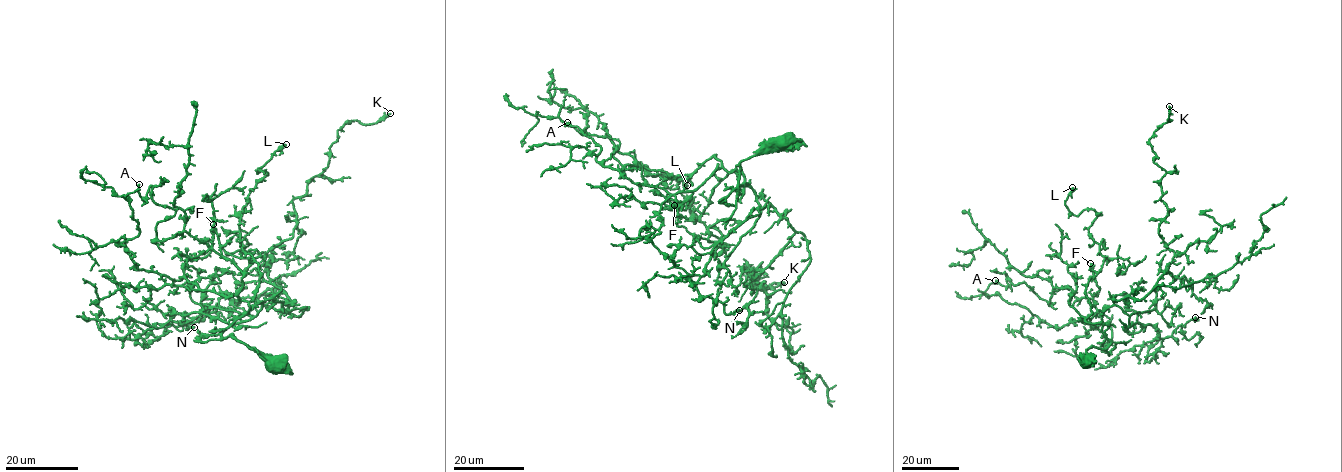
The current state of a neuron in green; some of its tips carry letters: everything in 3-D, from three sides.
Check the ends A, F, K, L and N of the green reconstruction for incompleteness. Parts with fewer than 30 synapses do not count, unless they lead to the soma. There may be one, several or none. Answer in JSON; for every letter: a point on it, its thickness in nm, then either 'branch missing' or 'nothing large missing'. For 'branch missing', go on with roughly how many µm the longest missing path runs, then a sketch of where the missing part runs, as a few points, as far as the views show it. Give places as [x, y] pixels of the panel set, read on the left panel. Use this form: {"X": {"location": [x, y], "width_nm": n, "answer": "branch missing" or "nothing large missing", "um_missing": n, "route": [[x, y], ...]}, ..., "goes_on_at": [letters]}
{"A": {"location": [139, 184], "width_nm": 170, "answer": "nothing large missing"}, "F": {"location": [213, 224], "width_nm": 360, "answer": "nothing large missing"}, "K": {"location": [390, 113], "width_nm": 120, "answer": "nothing large missing"}, "L": {"location": [286, 144], "width_nm": 280, "answer": "nothing large missing"}, "N": {"location": [194, 327], "width_nm": 320, "answer": "nothing large missing"}, "goes_on_at": []}

